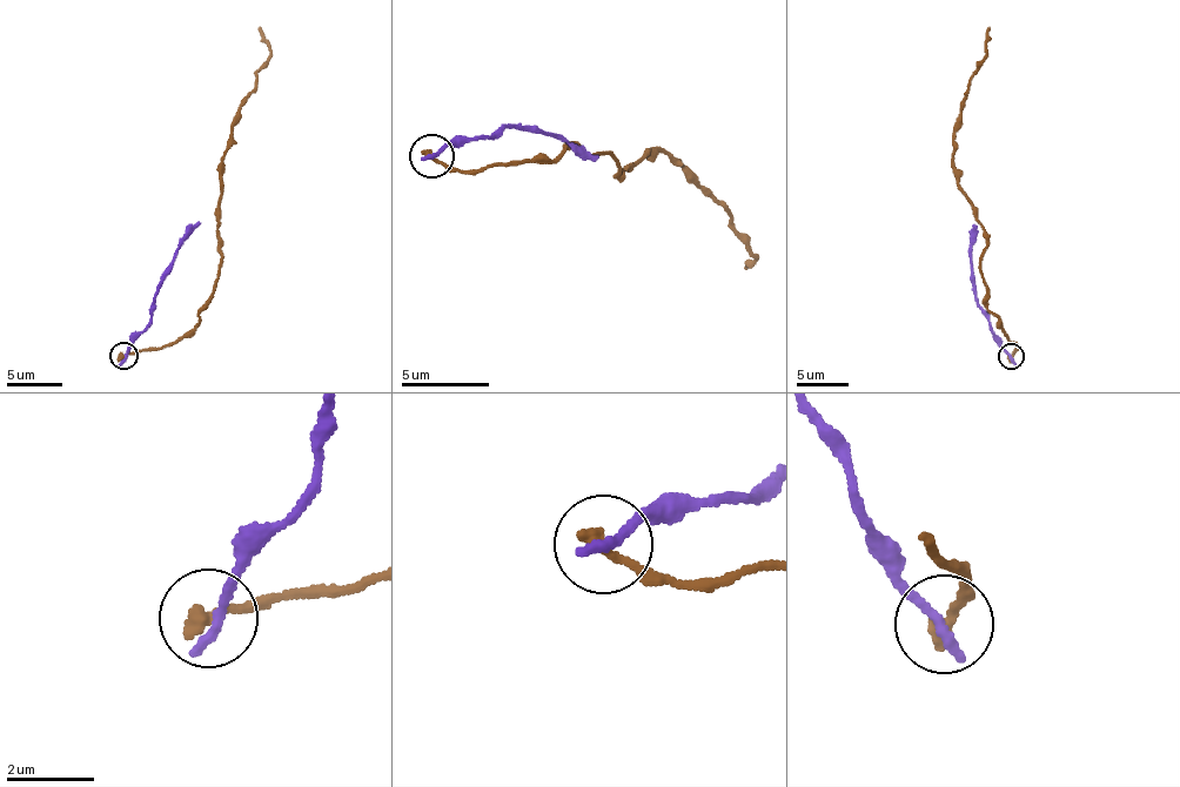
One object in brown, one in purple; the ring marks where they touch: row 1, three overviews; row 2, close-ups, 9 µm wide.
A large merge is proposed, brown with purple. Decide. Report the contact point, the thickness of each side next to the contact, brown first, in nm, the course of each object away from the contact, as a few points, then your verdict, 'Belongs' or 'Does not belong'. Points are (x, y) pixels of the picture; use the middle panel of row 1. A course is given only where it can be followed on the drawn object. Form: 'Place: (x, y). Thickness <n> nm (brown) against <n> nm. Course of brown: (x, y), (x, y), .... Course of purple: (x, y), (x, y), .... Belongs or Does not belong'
Place: (431, 156). Thickness 360 nm (brown) against 280 nm. Course of brown: (430, 155), (463, 169), (567, 146), (608, 153), (624, 180), (668, 155), (725, 209), (757, 256), (745, 268). Course of purple: (435, 155), (490, 138), (513, 126), (583, 145), (598, 160). Does not belong

